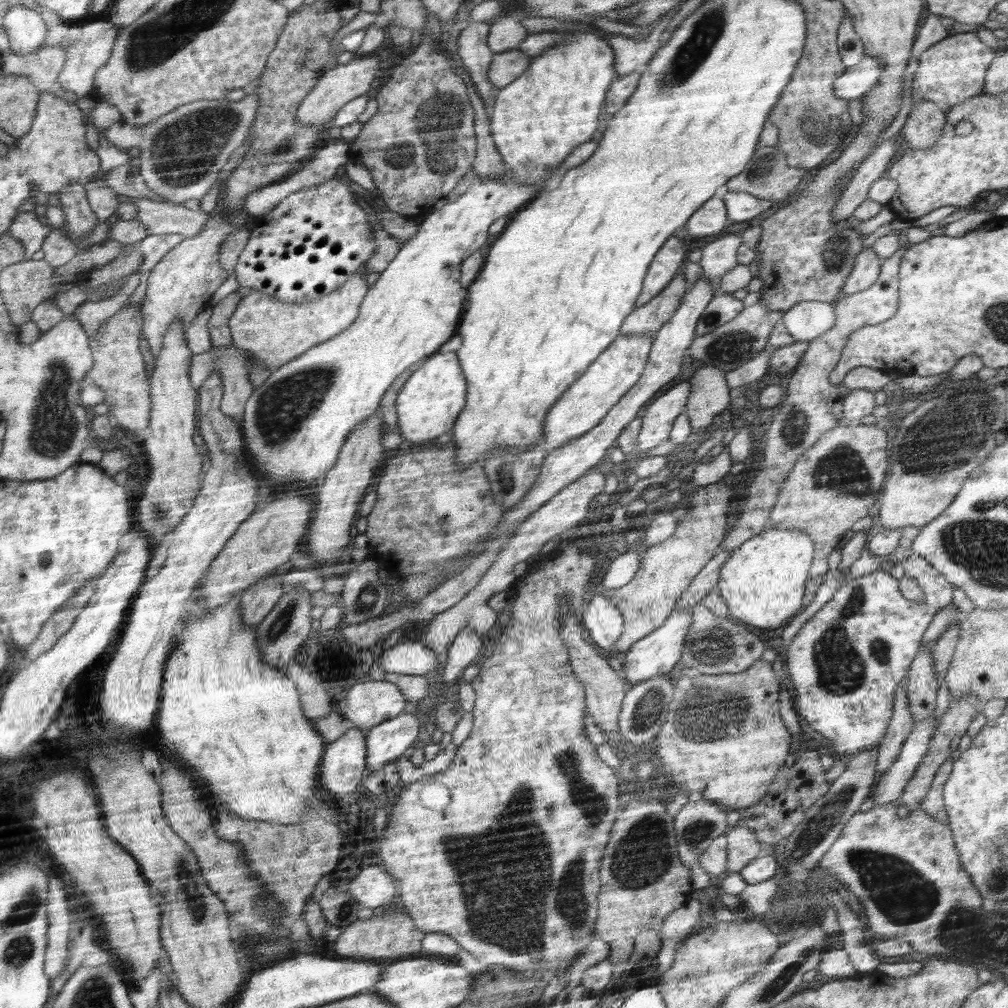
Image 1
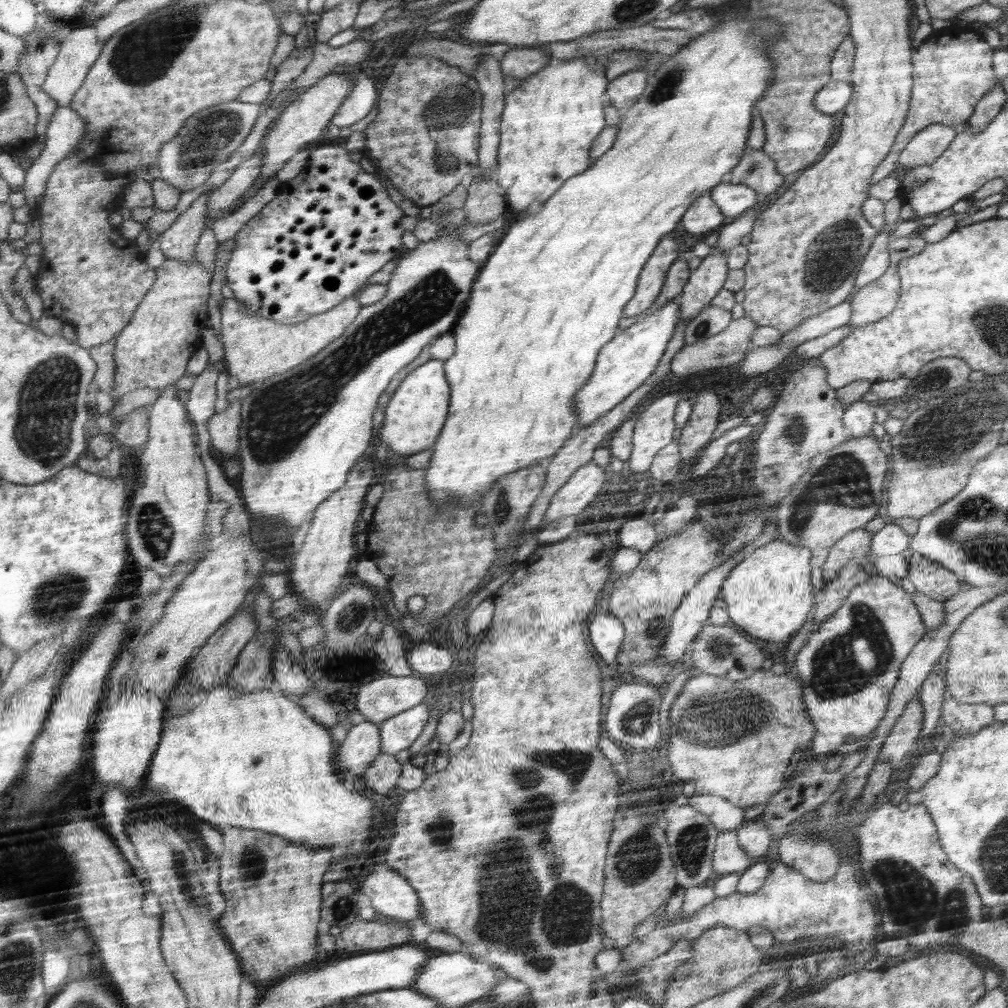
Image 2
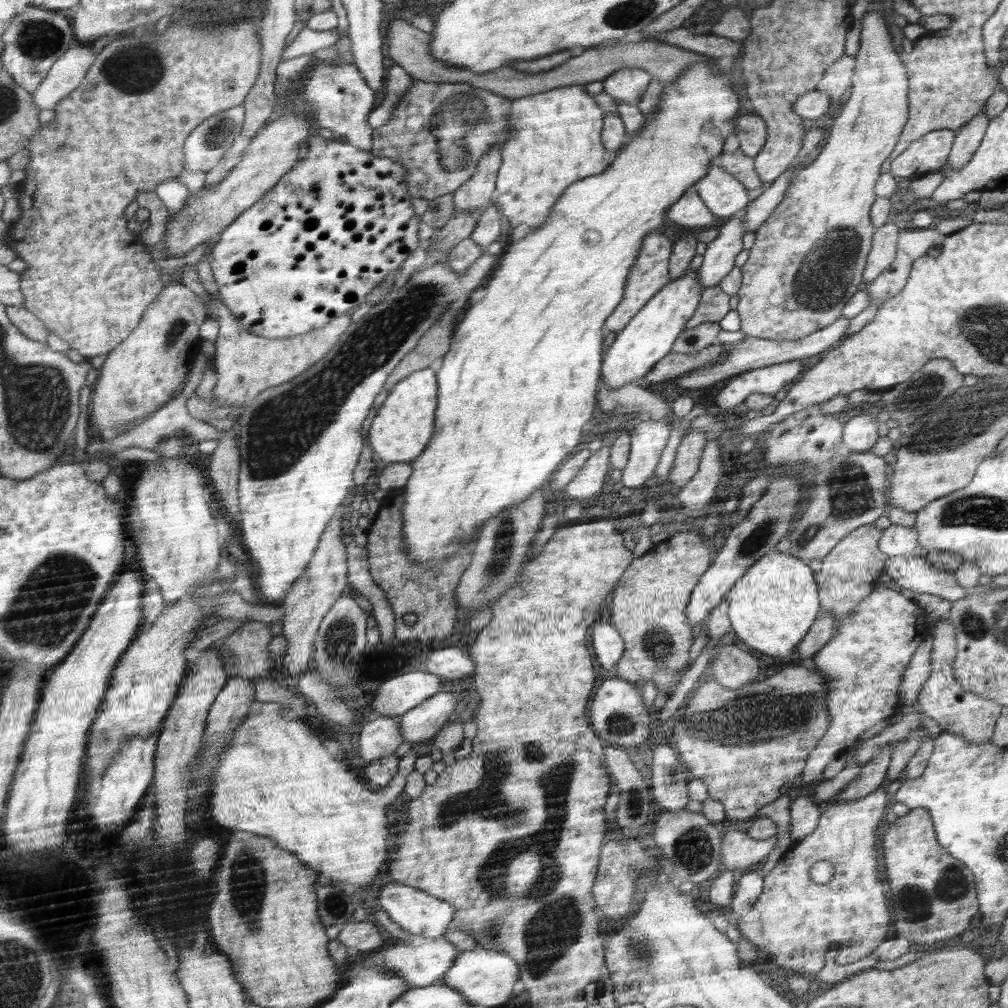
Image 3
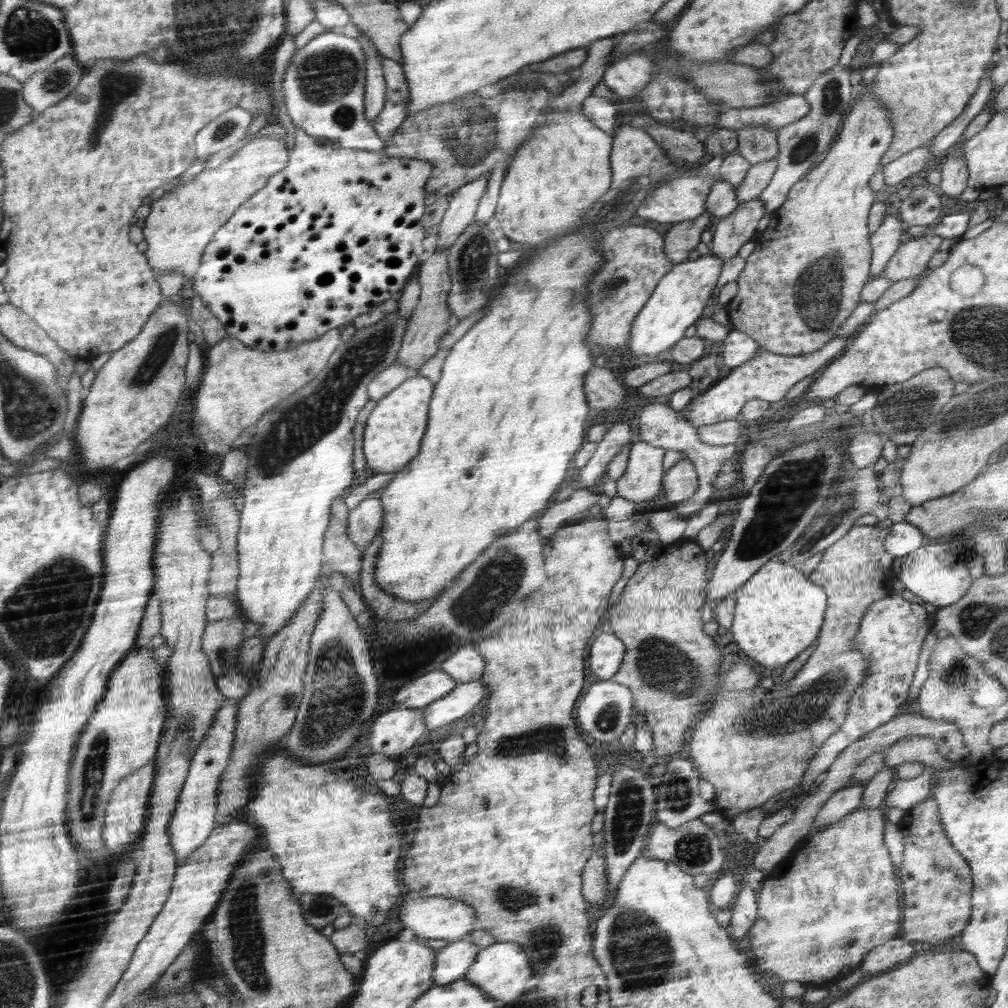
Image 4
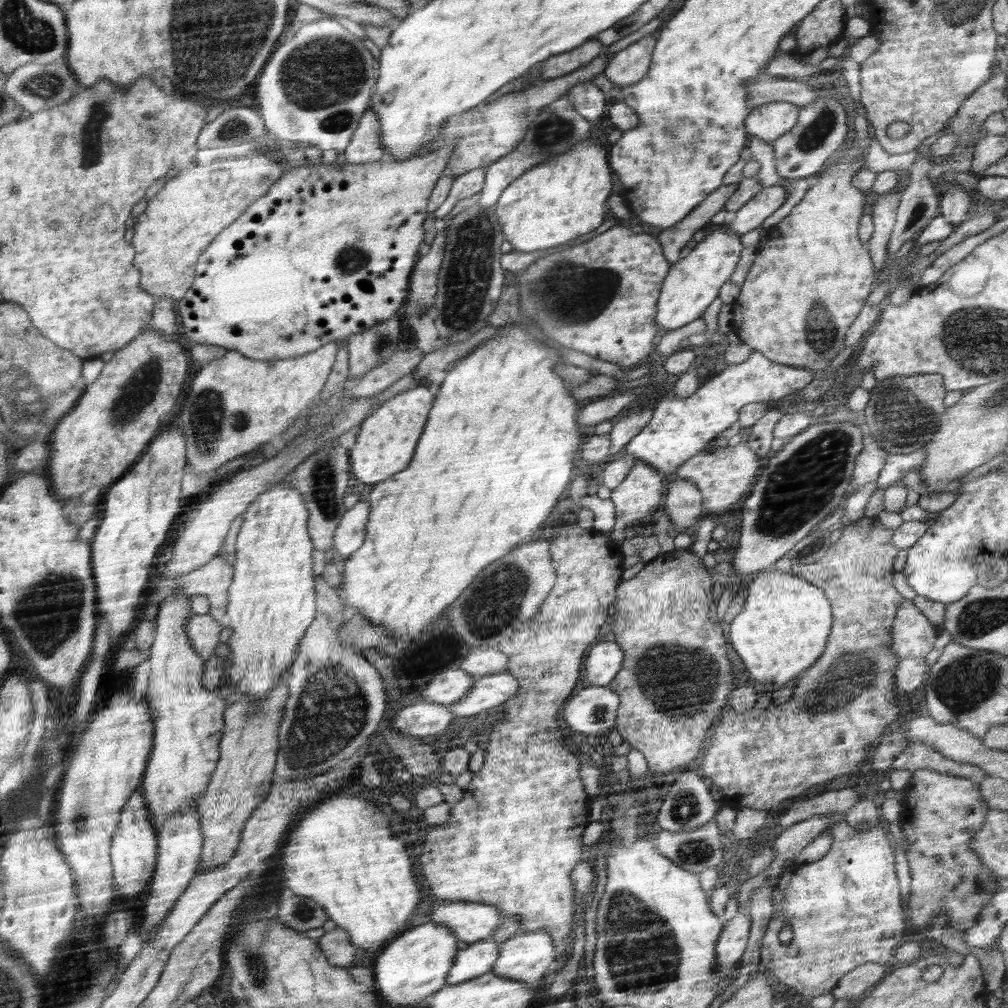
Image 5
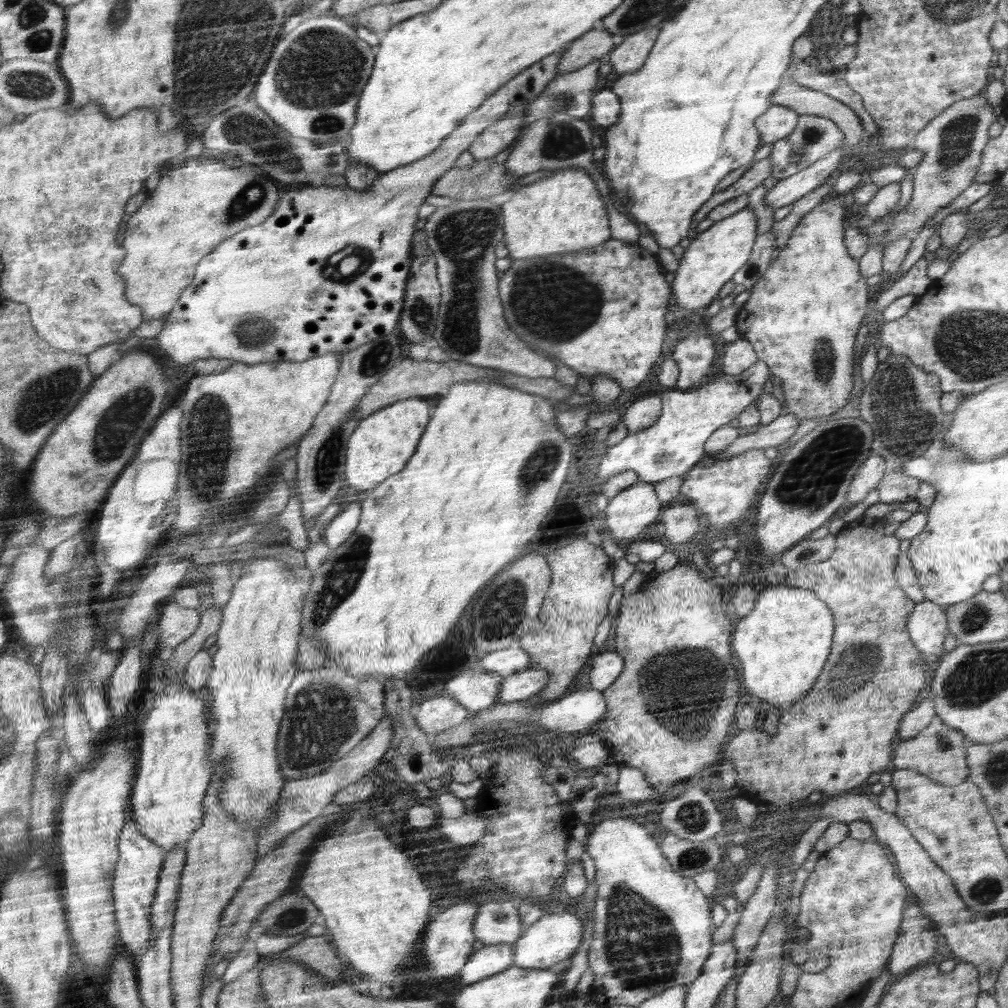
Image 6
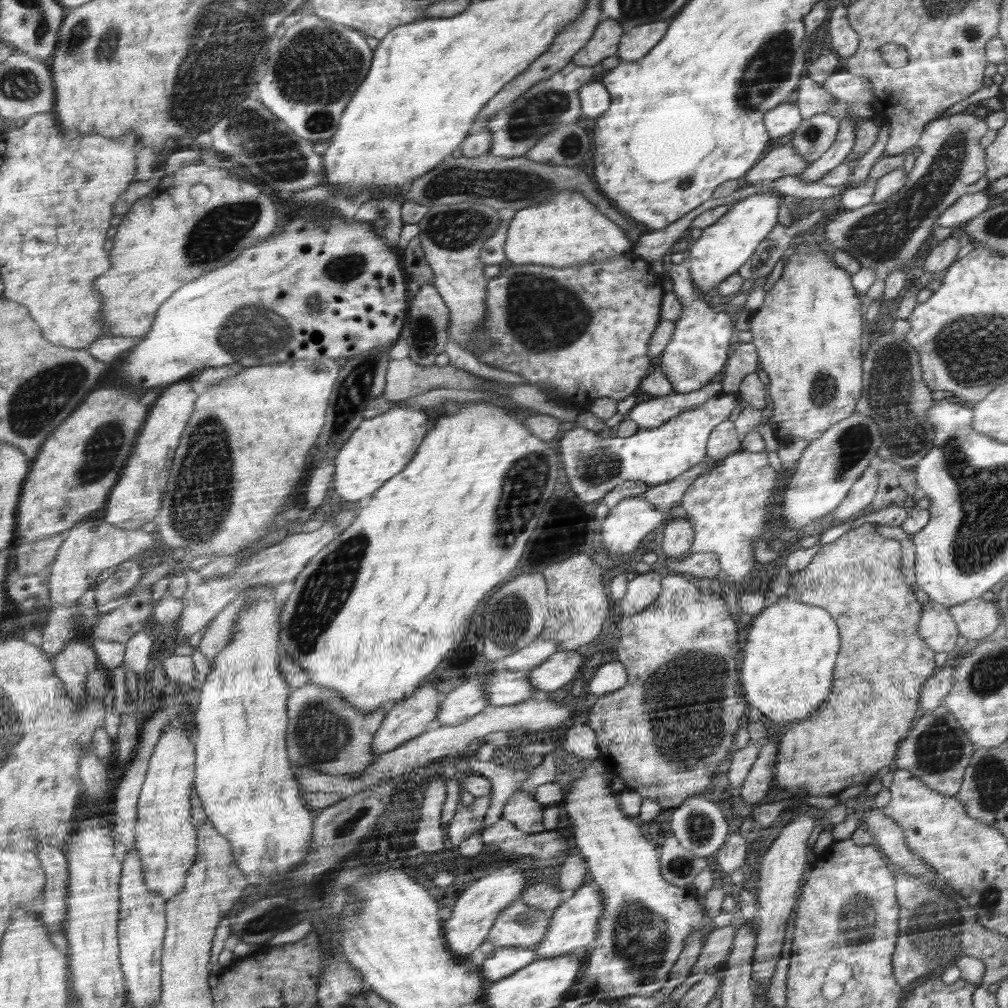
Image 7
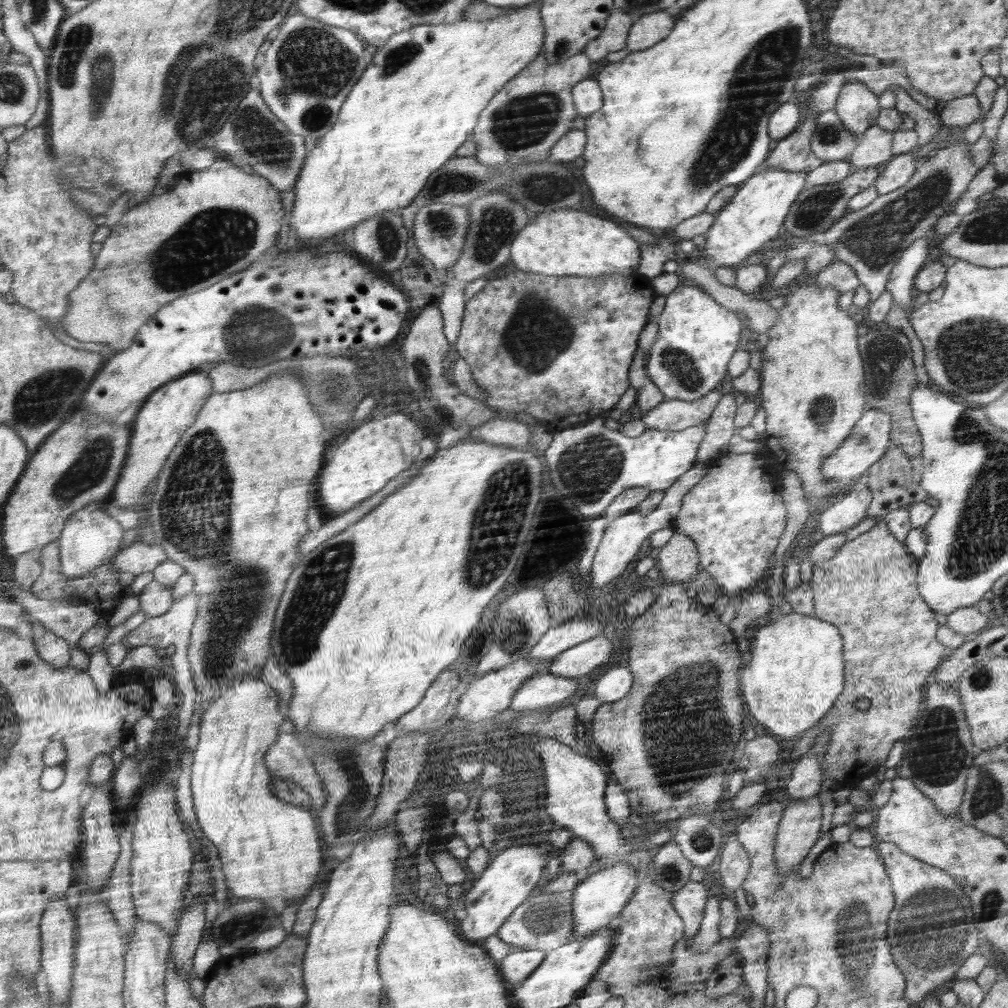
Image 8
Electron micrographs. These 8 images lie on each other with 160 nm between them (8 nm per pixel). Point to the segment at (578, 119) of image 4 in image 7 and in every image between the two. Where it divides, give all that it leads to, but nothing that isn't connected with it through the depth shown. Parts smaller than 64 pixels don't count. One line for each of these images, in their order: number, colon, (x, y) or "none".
5: (563, 198)
6: (564, 213)
7: (566, 230)

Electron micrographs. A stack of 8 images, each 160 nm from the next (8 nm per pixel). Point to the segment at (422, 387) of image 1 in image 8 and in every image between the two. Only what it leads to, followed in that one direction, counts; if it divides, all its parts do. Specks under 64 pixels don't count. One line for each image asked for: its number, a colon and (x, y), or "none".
2: (414, 416)
3: (402, 428)
4: (395, 428)
5: (386, 444)
6: (382, 444)
7: (380, 447)
8: (374, 452)

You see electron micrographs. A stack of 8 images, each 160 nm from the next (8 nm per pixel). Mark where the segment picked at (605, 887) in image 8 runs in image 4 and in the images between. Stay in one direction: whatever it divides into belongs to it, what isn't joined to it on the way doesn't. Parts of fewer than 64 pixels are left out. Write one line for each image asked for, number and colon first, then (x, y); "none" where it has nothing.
4: (501, 970)
5: (524, 957)
6: (553, 937)
7: (574, 924)

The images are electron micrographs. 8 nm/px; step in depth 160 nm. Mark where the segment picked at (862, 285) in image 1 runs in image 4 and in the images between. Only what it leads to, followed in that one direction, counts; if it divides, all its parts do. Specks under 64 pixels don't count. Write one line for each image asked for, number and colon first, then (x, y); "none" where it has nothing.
2: (878, 259)
3: (885, 247)
4: (886, 240)

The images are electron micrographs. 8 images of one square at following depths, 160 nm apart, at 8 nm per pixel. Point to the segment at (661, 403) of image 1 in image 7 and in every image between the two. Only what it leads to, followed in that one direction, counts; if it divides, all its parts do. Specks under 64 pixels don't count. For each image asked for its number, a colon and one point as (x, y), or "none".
2: (653, 431)
3: (648, 440)
4: (641, 481)
5: (639, 494)
6: (634, 509)
7: (624, 528)

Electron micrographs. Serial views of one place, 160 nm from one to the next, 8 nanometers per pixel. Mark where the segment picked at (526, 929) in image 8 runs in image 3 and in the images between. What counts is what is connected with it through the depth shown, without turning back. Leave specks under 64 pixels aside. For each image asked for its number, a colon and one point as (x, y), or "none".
3: (418, 912)
4: (446, 918)
5: (470, 921)
6: (497, 922)
7: (521, 925)

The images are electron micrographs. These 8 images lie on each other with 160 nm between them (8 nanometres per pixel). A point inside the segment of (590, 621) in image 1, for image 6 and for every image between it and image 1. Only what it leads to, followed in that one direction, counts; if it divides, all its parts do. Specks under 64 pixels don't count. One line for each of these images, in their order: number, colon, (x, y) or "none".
2: (606, 631)
3: (608, 645)
4: (607, 654)
5: (604, 662)
6: (604, 669)

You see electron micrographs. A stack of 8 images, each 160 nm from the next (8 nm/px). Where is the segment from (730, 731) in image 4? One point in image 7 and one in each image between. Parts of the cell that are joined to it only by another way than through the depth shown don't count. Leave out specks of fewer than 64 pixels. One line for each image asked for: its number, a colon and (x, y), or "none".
5: (840, 705)
6: (842, 731)
7: (884, 663)

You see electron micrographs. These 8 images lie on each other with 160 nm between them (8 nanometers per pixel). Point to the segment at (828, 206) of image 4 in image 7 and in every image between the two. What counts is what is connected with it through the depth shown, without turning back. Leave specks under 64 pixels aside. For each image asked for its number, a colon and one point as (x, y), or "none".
5: (809, 283)
6: (802, 317)
7: (808, 332)

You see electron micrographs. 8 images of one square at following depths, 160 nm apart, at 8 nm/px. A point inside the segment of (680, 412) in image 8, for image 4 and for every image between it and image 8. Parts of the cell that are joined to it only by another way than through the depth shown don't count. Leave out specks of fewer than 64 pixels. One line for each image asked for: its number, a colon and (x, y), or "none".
4: (618, 436)
5: (625, 430)
6: (643, 413)
7: (652, 413)

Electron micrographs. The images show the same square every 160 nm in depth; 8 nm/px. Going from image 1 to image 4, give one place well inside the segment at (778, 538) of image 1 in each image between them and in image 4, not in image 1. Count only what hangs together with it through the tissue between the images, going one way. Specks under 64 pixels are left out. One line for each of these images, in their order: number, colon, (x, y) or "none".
2: (768, 594)
3: (775, 604)
4: (778, 613)

